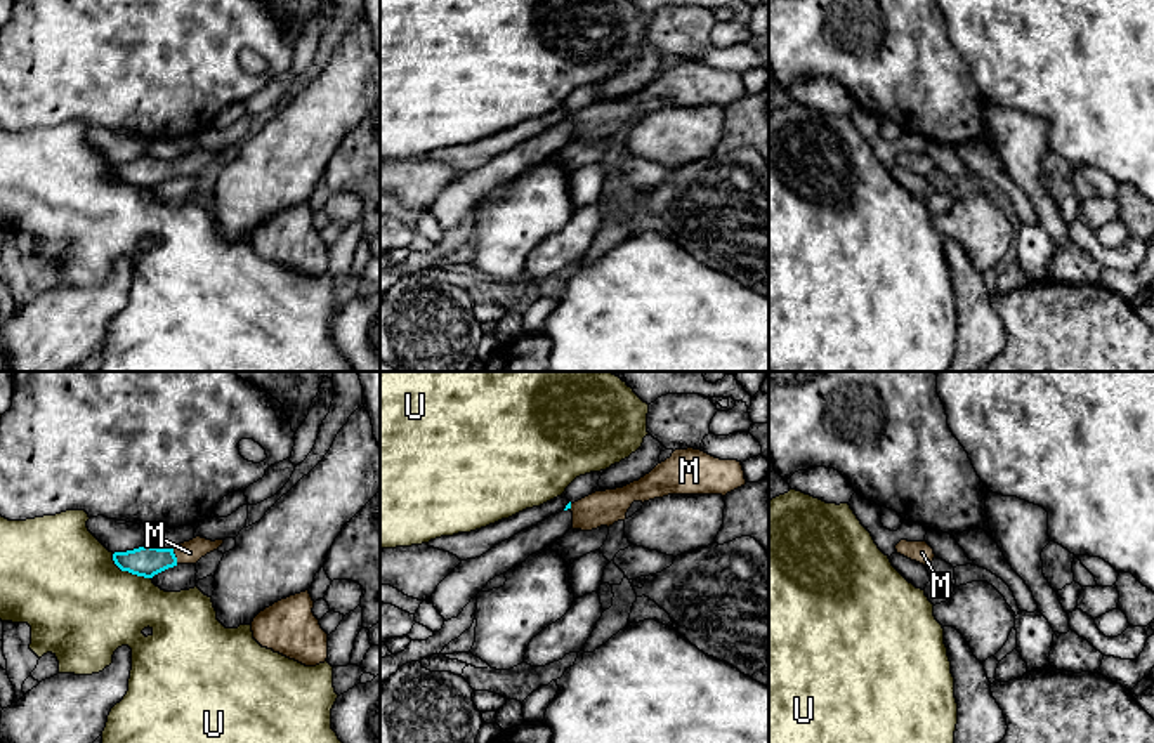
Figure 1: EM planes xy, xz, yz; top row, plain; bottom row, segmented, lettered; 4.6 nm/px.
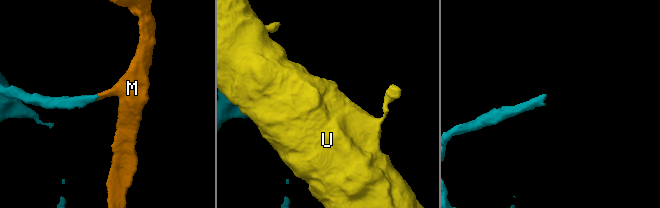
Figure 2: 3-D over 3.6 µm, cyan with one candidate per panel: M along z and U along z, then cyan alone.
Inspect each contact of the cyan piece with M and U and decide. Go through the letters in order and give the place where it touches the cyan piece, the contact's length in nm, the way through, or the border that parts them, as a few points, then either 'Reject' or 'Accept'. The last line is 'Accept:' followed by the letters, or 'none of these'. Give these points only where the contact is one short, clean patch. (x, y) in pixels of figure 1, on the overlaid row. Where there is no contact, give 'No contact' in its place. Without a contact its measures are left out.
M: Touches cyan at xy (174, 556). Shared border 80 nm. Path across: xy (146, 561), (174, 556), (190, 552). Accept
U: Touches cyan at xy (129, 572). Shared border 220 nm. Reject
Accept: M

